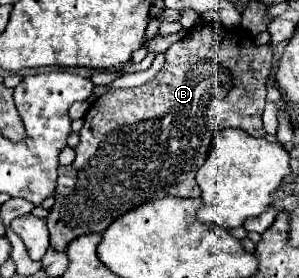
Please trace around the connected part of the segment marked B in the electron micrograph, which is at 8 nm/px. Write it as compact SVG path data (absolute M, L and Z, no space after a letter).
M214 20L214 22L202 22L196 24L192 30L186 32L184 38L180 38L178 42L174 42L168 48L166 54L166 64L162 66L162 70L148 80L142 86L136 88L116 88L106 92L102 98L98 98L90 110L86 112L86 120L84 120L84 128L80 130L80 144L74 148L76 150L76 160L70 166L60 166L58 168L58 186L56 186L56 202L46 218L48 222L48 230L50 230L50 244L56 250L64 250L74 238L82 236L82 234L90 234L90 232L104 232L116 218L124 216L128 210L144 204L144 202L152 202L156 198L166 198L166 196L178 196L178 198L200 198L200 188L194 180L196 170L204 164L206 152L208 152L208 136L212 138L216 132L232 126L232 128L240 128L256 138L264 138L266 130L262 126L262 112L266 106L266 82L272 70L272 46L256 46L254 38L250 38L242 28L224 28L222 22Z

